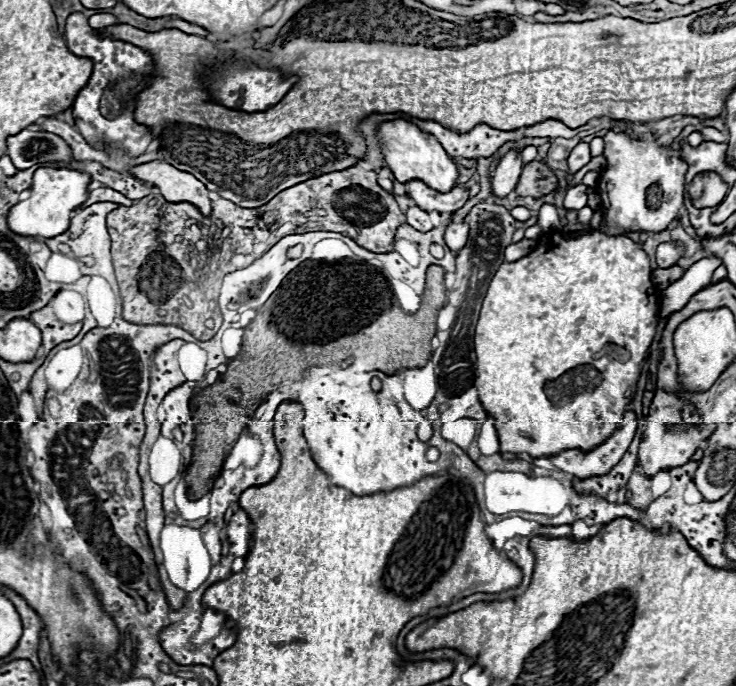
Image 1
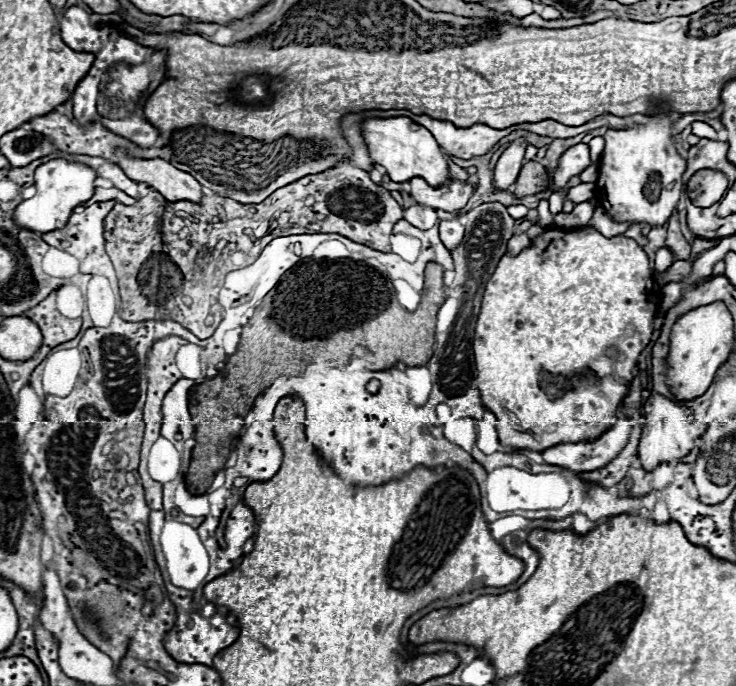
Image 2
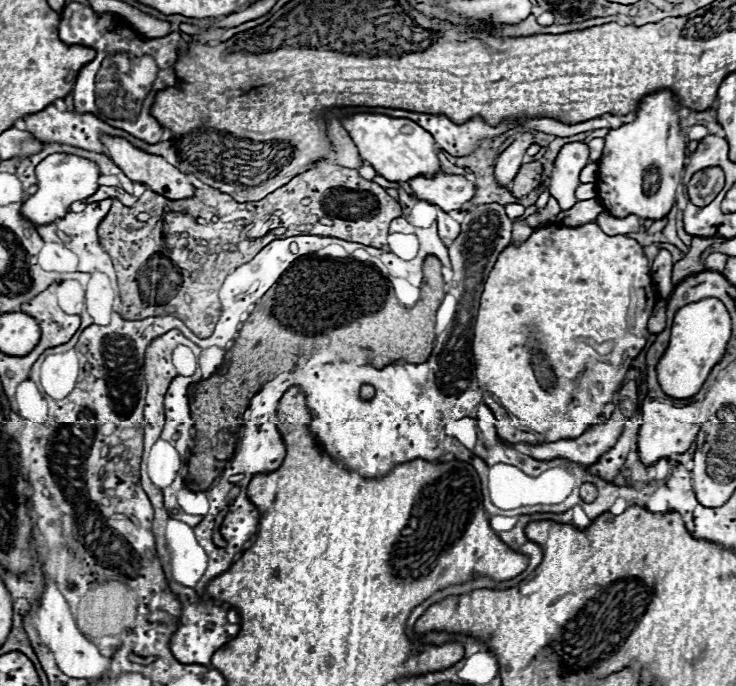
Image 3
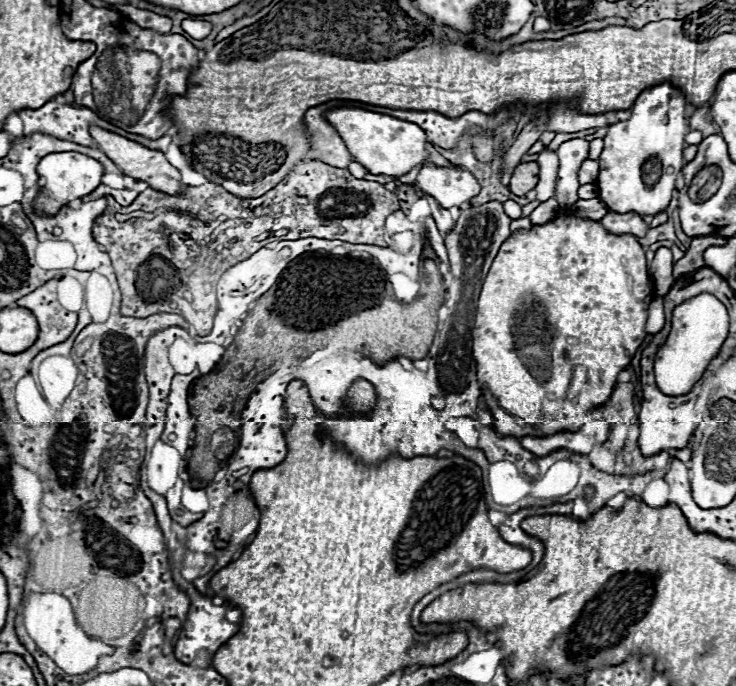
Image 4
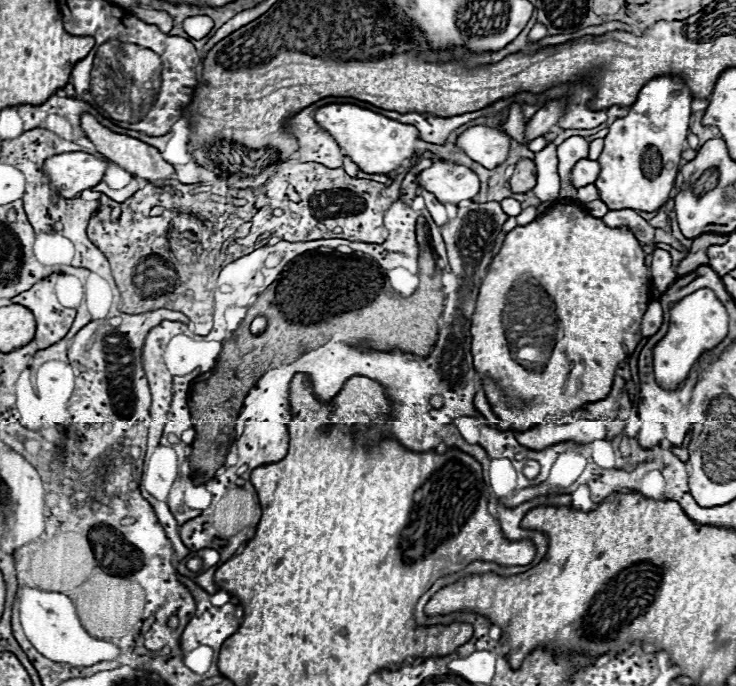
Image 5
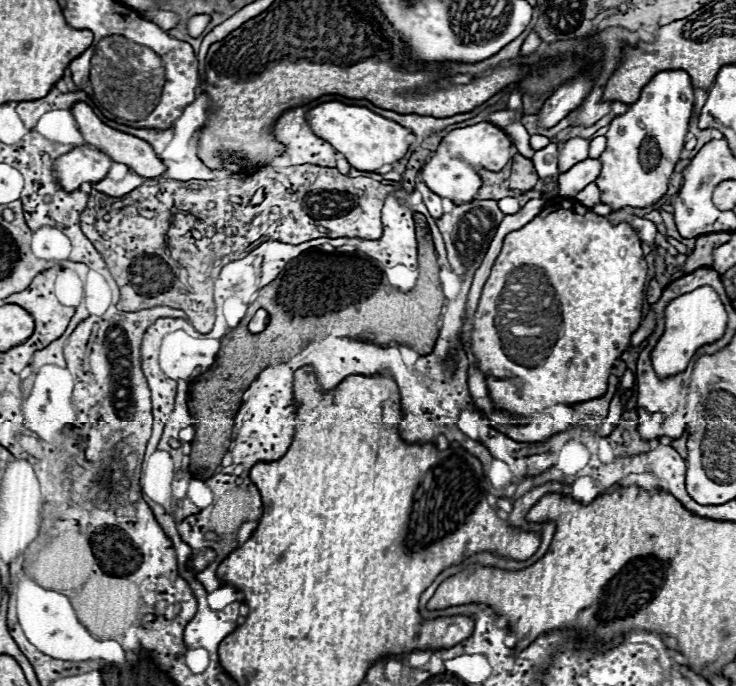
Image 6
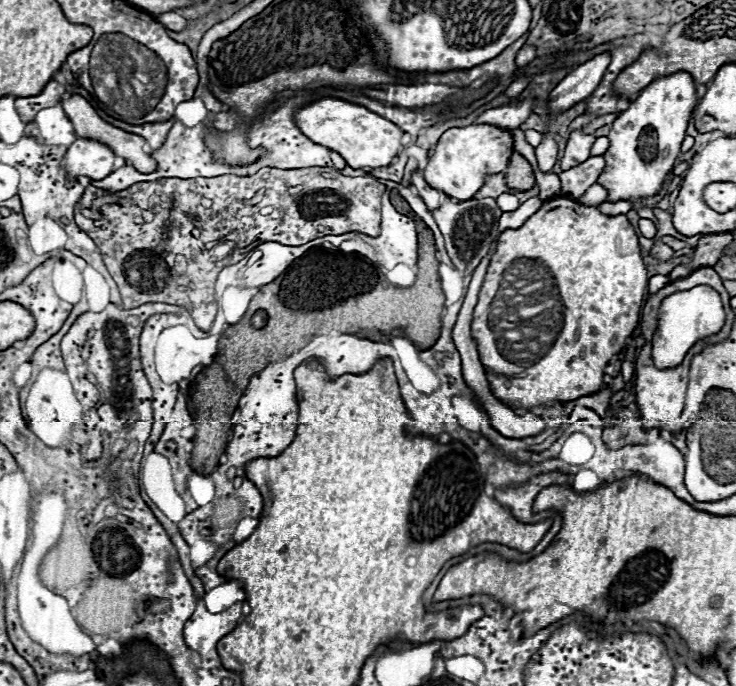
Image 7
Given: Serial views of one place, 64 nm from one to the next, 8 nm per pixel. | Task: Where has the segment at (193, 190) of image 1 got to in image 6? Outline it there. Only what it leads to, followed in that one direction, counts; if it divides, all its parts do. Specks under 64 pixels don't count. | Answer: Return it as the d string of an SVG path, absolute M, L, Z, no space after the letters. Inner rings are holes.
M76 104L76 106L72 108L72 114L74 114L76 122L78 122L78 128L80 128L84 140L86 140L90 146L94 146L96 150L102 150L104 154L108 154L114 162L126 164L132 172L136 172L136 174L140 174L140 176L144 176L144 178L156 178L156 176L162 176L162 174L166 172L164 162L156 156L156 152L152 150L152 146L150 146L148 142L144 142L144 140L140 140L140 138L136 138L136 136L118 132L118 130L106 126L106 124L92 112L90 106L86 106L86 104Z

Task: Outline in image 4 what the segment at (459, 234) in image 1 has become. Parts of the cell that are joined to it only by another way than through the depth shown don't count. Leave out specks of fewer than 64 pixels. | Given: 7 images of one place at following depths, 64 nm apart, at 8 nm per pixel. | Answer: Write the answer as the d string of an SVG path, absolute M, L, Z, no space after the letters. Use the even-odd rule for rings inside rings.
M424 196L424 198L430 202L430 208L432 208L432 212L434 212L434 220L436 220L436 224L438 224L438 230L440 230L442 234L452 232L454 226L456 226L456 222L452 220L450 212L448 212L448 210L442 210L442 208L438 206L438 202L434 202L434 198L430 198L430 196Z

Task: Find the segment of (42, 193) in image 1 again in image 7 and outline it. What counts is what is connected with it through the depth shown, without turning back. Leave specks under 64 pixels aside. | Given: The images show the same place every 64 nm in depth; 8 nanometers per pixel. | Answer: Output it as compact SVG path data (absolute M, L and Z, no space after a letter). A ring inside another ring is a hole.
M76 140L66 152L66 176L68 180L78 180L80 176L102 180L112 172L114 152L94 140Z

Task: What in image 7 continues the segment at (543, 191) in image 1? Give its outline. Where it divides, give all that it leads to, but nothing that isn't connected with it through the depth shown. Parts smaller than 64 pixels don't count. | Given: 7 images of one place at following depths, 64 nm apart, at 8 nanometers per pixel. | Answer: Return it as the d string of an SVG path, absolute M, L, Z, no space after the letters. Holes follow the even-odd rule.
M514 152L512 158L510 158L510 164L508 164L506 184L510 188L516 188L516 190L524 192L524 190L530 190L534 186L534 182L536 182L536 178L534 178L532 166L518 152Z

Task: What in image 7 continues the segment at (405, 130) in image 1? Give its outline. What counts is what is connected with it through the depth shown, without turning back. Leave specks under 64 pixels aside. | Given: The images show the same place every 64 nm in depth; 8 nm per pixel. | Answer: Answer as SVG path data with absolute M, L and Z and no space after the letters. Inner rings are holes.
M320 98L300 108L296 114L296 124L310 140L338 152L348 162L348 166L356 170L388 166L392 158L398 156L404 148L400 142L404 130L400 130L394 122L370 112L364 106L350 104L338 98Z

